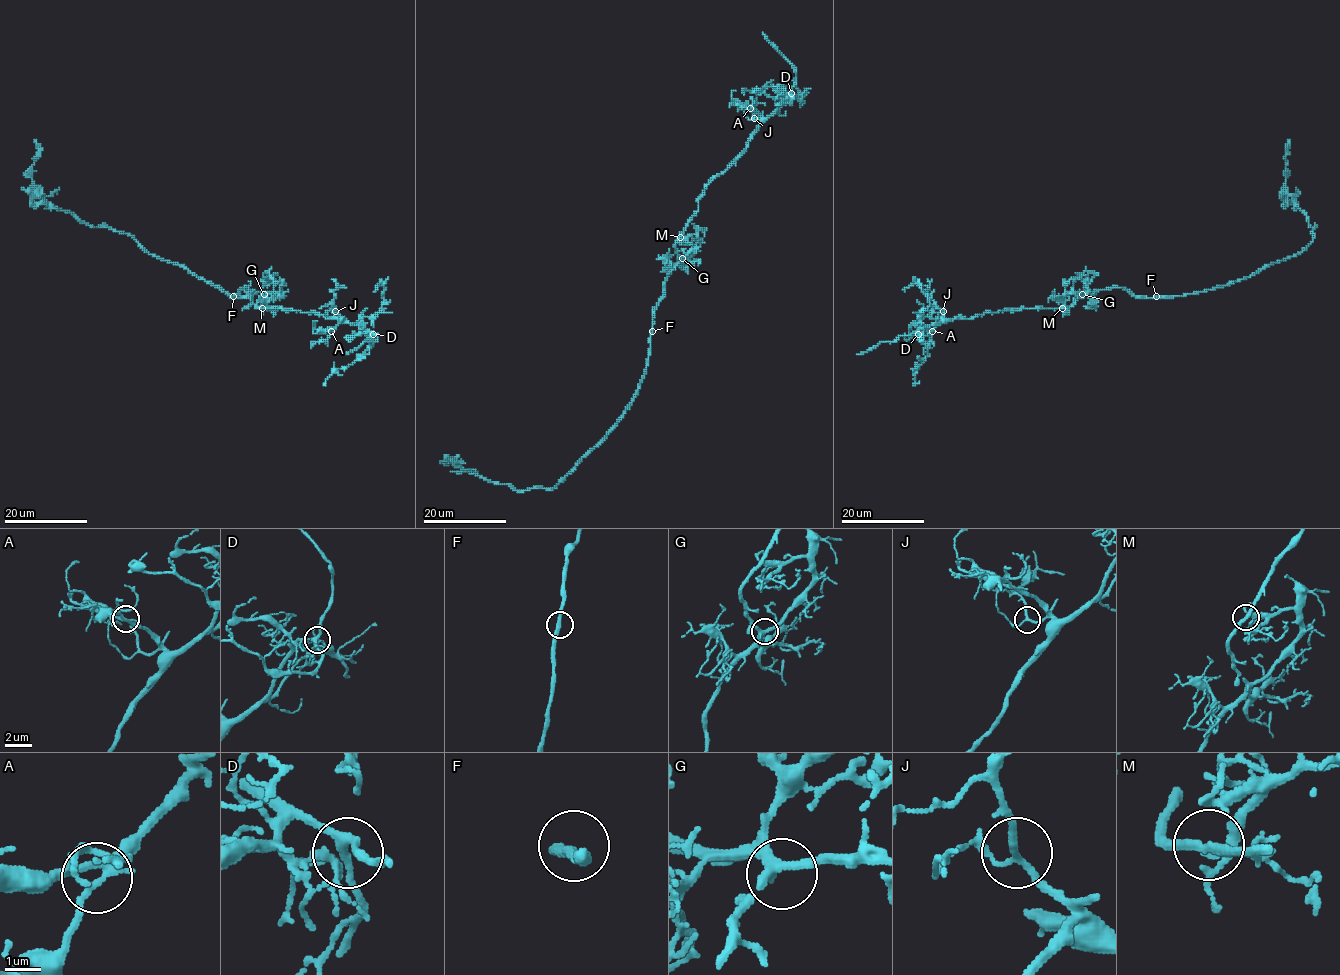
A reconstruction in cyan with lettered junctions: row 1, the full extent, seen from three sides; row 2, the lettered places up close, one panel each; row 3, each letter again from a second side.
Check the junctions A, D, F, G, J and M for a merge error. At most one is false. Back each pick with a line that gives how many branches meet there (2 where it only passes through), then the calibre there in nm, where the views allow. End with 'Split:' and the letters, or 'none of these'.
Split: none of these

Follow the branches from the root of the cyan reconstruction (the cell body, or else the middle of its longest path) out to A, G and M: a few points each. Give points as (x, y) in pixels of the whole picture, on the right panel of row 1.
A: (1156, 297), (1136, 297), (1110, 287), (1086, 291), (1069, 307), (942, 318), (932, 331)
G: (1156, 297), (1136, 297), (1120, 287), (1082, 294)
M: (1156, 297), (1136, 297), (1125, 289), (1110, 287), (1086, 291), (1069, 307), (1061, 308)

